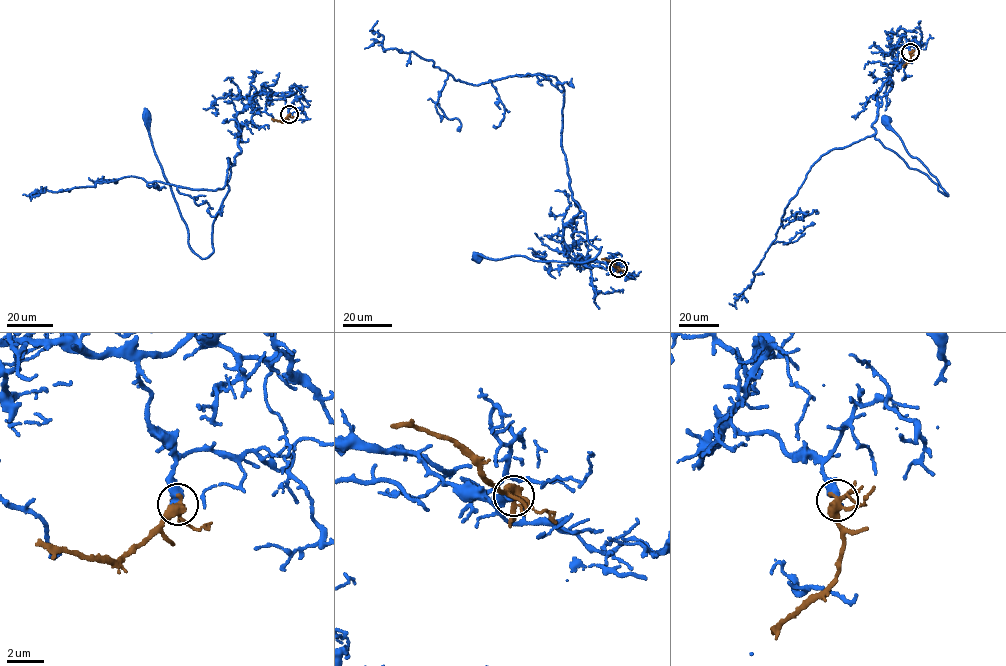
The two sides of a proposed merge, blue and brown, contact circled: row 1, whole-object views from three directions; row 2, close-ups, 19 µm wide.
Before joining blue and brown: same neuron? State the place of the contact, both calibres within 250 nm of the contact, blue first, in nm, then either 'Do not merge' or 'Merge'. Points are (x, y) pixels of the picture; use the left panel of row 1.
Place: (289, 114). Thickness 460 nm (blue) against 380 nm. Do not merge

